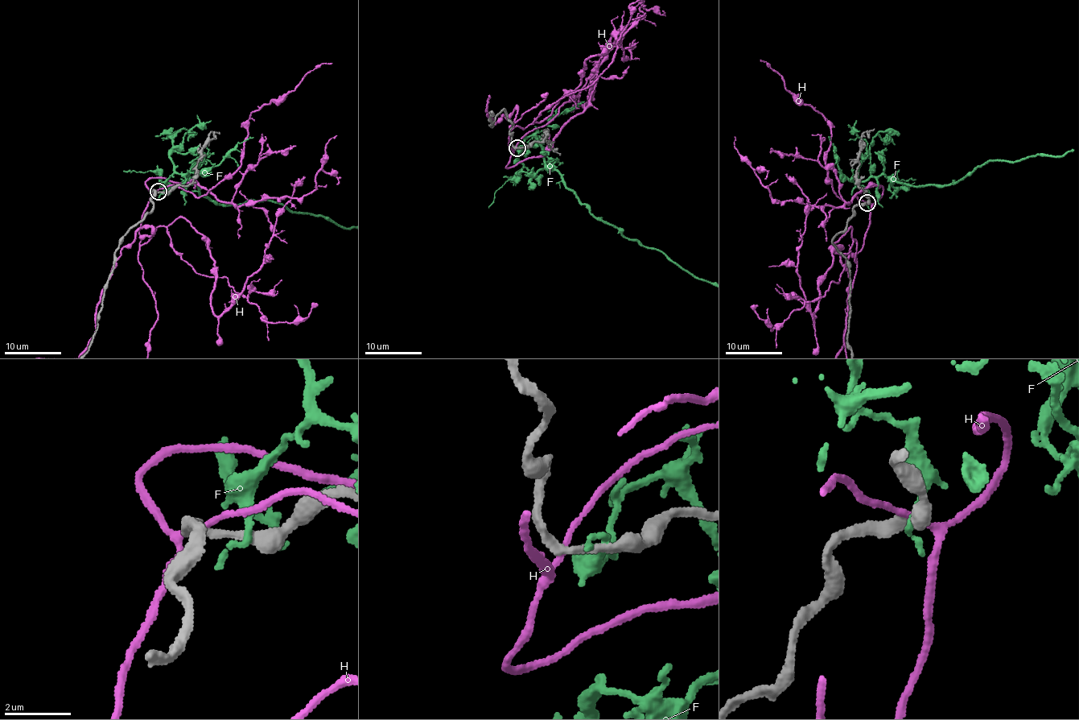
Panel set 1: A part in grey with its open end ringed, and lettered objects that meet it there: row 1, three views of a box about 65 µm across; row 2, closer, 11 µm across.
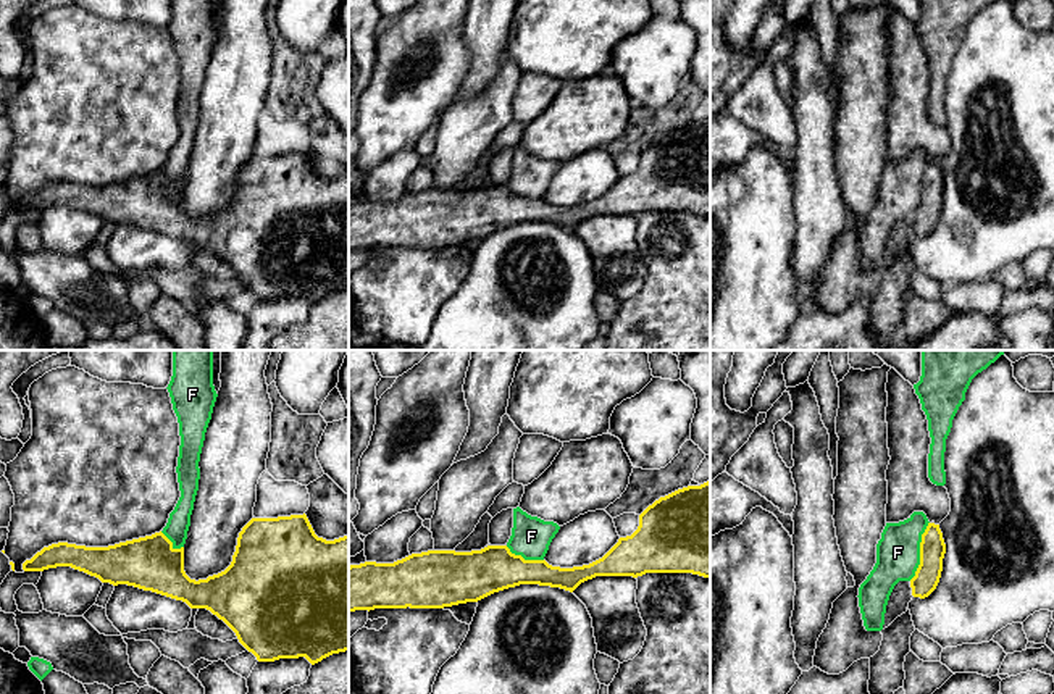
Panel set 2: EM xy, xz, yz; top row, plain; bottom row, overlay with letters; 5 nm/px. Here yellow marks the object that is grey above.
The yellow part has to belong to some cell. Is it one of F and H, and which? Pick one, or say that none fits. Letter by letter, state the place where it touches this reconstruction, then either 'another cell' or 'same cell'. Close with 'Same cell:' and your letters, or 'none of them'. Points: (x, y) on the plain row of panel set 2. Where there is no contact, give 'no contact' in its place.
F: yz (920, 189) | another cell
H: no contact | another cell
Same cell: none of them

